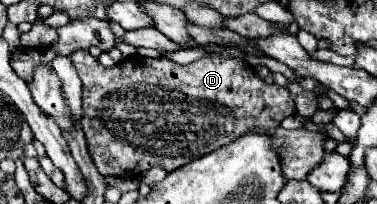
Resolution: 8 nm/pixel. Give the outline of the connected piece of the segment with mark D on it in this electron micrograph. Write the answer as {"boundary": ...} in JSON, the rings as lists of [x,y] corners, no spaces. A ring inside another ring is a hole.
{"boundary":[[[76,51],[70,59],[82,79],[84,115],[80,125],[86,135],[92,161],[102,175],[120,177],[128,173],[128,179],[138,179],[156,165],[166,171],[176,171],[198,157],[234,143],[248,131],[272,135],[284,117],[296,113],[288,87],[264,83],[248,63],[226,55],[204,55],[188,65],[178,65],[168,57],[146,59],[134,55],[134,63],[132,59],[124,59],[114,67],[104,67],[88,51]]]}

